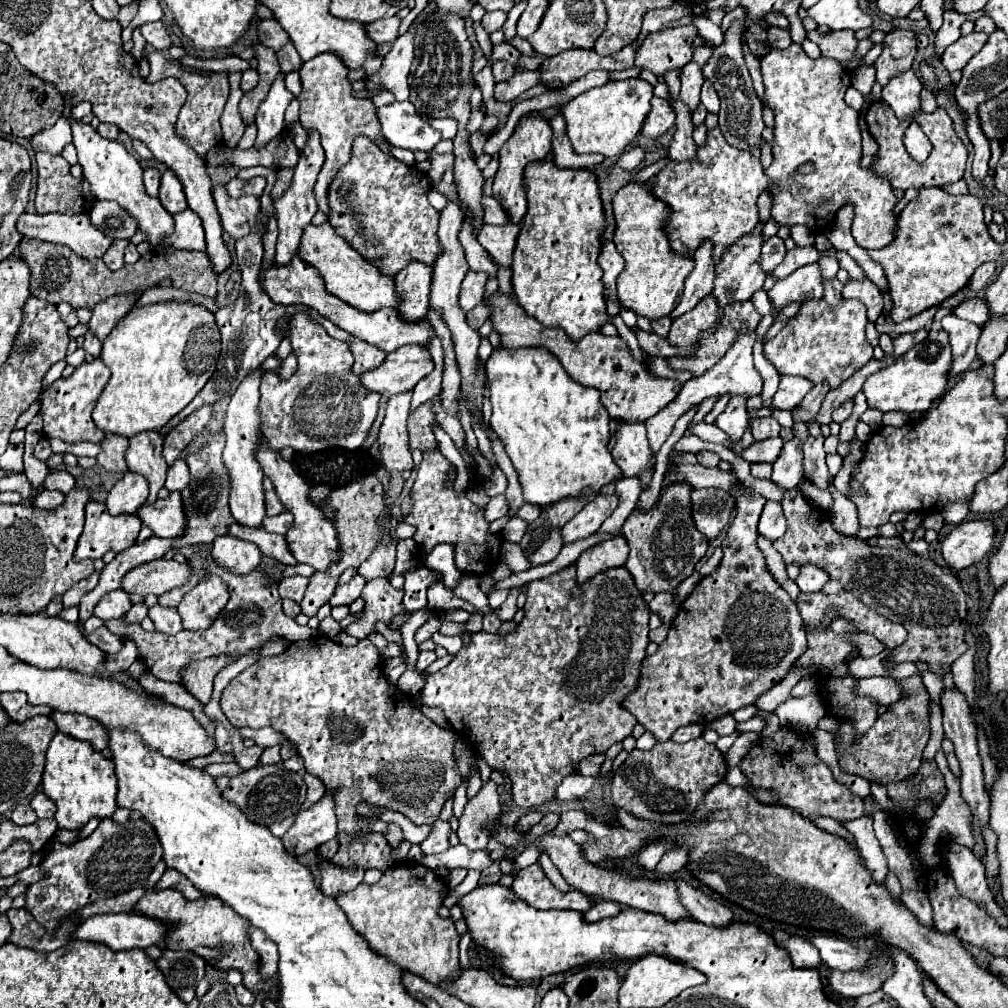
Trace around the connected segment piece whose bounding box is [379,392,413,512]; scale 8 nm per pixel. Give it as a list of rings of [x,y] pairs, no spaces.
[[[403,392],[401,396],[391,396],[385,406],[385,420],[379,430],[379,444],[381,444],[381,456],[383,464],[391,474],[391,488],[387,496],[387,512],[391,512],[391,502],[401,494],[403,490],[403,478],[399,472],[411,470],[413,460],[407,446],[407,416],[409,416],[409,404],[411,404],[413,392]]]

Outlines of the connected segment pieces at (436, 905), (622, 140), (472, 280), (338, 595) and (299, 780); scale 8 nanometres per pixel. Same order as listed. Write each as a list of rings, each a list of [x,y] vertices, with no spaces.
[[[401,862],[389,868],[389,872],[383,872],[377,884],[361,882],[353,892],[343,892],[335,900],[371,950],[391,958],[403,970],[437,984],[459,974],[459,934],[449,918],[439,916],[447,892],[445,882],[435,870]]]
[[[627,78],[627,80],[609,80],[601,88],[591,88],[589,92],[573,98],[563,106],[563,114],[567,120],[567,136],[577,154],[599,152],[603,156],[615,158],[619,156],[627,144],[639,134],[645,116],[649,114],[653,98],[653,86],[643,78]]]
[[[467,272],[463,284],[461,284],[461,294],[459,294],[459,304],[463,312],[473,310],[477,304],[483,302],[483,292],[489,276],[485,272]]]
[[[353,576],[347,584],[341,584],[341,586],[337,586],[335,588],[335,594],[331,596],[331,600],[329,600],[329,604],[331,606],[339,606],[339,604],[351,604],[355,598],[359,598],[361,596],[361,590],[363,590],[363,586],[367,584],[367,580],[363,578],[363,576]]]
[[[281,764],[273,766],[255,766],[251,770],[241,772],[239,776],[233,776],[223,790],[225,800],[233,802],[245,816],[261,826],[269,826],[277,820],[283,820],[285,816],[295,816],[305,800],[307,786],[303,782],[303,776],[299,772],[291,772],[283,768]]]

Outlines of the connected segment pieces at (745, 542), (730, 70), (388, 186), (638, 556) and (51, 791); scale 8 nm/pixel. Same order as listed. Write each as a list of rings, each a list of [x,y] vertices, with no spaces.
[[[755,492],[751,498],[737,498],[737,516],[723,540],[723,560],[719,568],[711,576],[701,578],[691,596],[683,600],[667,638],[659,644],[657,652],[647,656],[641,664],[639,686],[625,700],[625,708],[633,712],[639,724],[643,724],[657,742],[667,742],[671,734],[685,724],[709,724],[755,704],[763,692],[771,690],[793,670],[797,656],[805,652],[805,628],[801,628],[797,604],[777,584],[767,570],[763,552],[757,548],[757,520],[763,504],[765,498]]]
[[[733,20],[729,30],[725,32],[725,44],[721,48],[715,48],[713,56],[703,66],[703,76],[715,86],[719,98],[721,98],[721,110],[719,110],[719,128],[725,136],[727,144],[733,148],[761,148],[761,132],[765,128],[763,122],[763,102],[755,94],[753,80],[749,76],[749,70],[743,62],[741,52],[741,32],[745,30],[743,20]]]
[[[359,136],[353,142],[351,160],[335,174],[329,186],[329,224],[387,276],[397,274],[411,260],[433,266],[441,246],[437,242],[439,212],[427,200],[429,188],[431,182],[425,172],[393,160],[369,138]]]
[[[667,484],[661,488],[659,500],[651,510],[635,508],[625,520],[623,536],[631,548],[625,568],[631,572],[641,592],[671,592],[695,572],[697,562],[705,556],[709,540],[705,540],[693,524],[691,492],[693,488],[689,488],[689,484]]]
[[[55,732],[45,758],[43,772],[43,792],[57,804],[55,820],[59,828],[75,830],[87,824],[89,818],[111,818],[117,808],[117,778],[113,760],[103,752],[93,752],[91,744],[83,740],[73,740],[63,732]]]

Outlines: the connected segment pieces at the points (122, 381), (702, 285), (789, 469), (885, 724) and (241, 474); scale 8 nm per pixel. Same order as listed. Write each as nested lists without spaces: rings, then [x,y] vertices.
[[[163,302],[137,308],[119,320],[113,332],[105,338],[101,360],[111,370],[111,378],[103,388],[95,410],[93,422],[107,434],[119,434],[131,438],[143,430],[159,430],[175,414],[179,414],[207,384],[211,374],[217,368],[217,358],[221,352],[221,336],[213,312],[199,304],[185,302]]]
[[[701,244],[701,248],[697,248],[693,258],[695,258],[695,270],[685,280],[685,292],[677,308],[671,312],[671,318],[689,312],[701,298],[705,298],[713,290],[715,268],[717,268],[717,260],[713,260],[713,248],[709,248],[709,244]]]
[[[795,420],[793,424],[793,438],[785,442],[779,458],[773,464],[773,476],[771,480],[783,488],[795,488],[803,480],[803,470],[801,470],[801,458],[803,458],[803,444],[809,438],[807,422]]]
[[[919,674],[899,680],[899,686],[903,688],[905,696],[891,704],[863,736],[855,738],[855,728],[849,724],[849,720],[839,724],[839,738],[835,748],[839,766],[845,774],[857,774],[869,782],[889,786],[919,770],[921,754],[929,740],[929,692],[925,690]]]
[[[253,370],[237,388],[237,392],[231,396],[227,416],[225,416],[225,450],[223,450],[223,464],[229,472],[231,480],[231,492],[229,492],[229,508],[231,516],[245,526],[261,526],[261,520],[265,518],[265,504],[263,504],[263,470],[257,462],[255,454],[261,446],[261,410],[259,410],[259,386],[263,380],[263,370]]]

